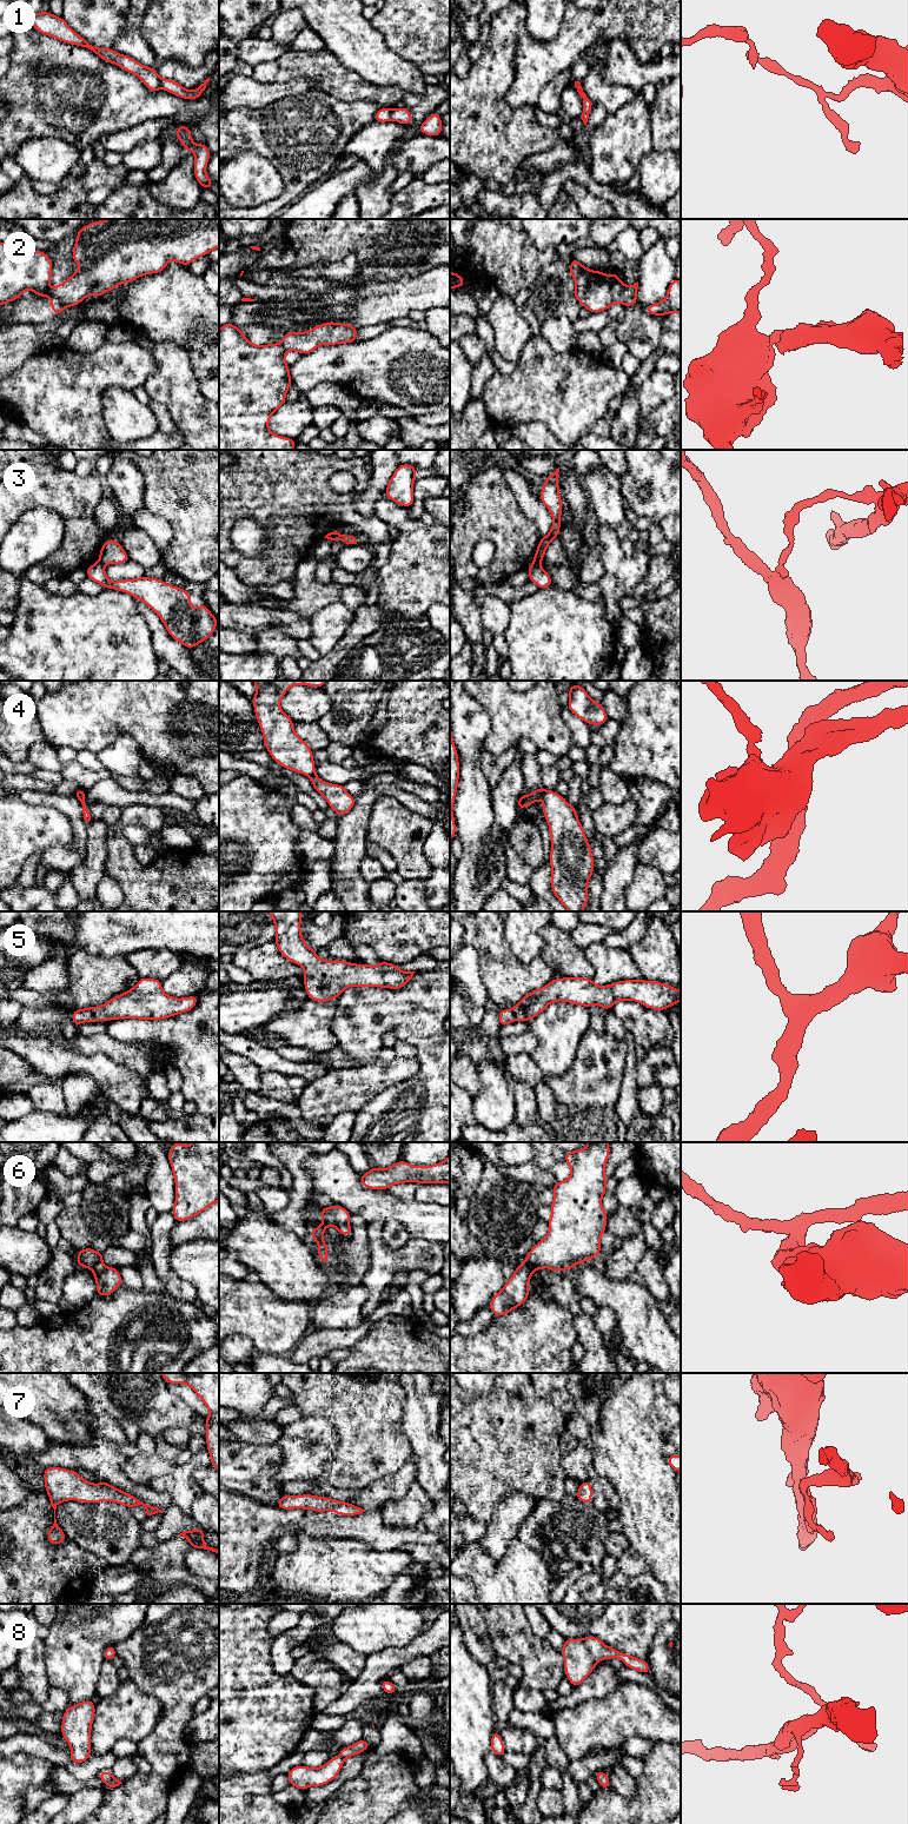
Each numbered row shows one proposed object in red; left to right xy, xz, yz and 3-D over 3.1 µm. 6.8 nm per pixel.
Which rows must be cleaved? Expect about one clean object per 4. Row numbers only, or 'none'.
1, 2, 3, 4, 6, 8

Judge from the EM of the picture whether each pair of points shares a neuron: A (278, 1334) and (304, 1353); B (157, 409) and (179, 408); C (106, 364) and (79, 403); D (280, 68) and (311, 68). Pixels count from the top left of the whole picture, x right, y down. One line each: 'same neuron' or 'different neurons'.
A: different neurons
B: different neurons
C: same neuron
D: same neuron

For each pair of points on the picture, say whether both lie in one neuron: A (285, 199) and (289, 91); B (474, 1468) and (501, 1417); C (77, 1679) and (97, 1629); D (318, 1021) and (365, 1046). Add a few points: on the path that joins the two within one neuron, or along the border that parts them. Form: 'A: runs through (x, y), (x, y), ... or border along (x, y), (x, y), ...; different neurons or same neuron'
A: border along (313, 87), (297, 95), (272, 101), (264, 107); different neurons
B: runs through (482, 1456), (497, 1438), (497, 1428); same neuron
C: runs through (77, 1666), (77, 1653), (88, 1642); same neuron
D: border along (337, 1000), (331, 1032), (338, 1045); different neurons

